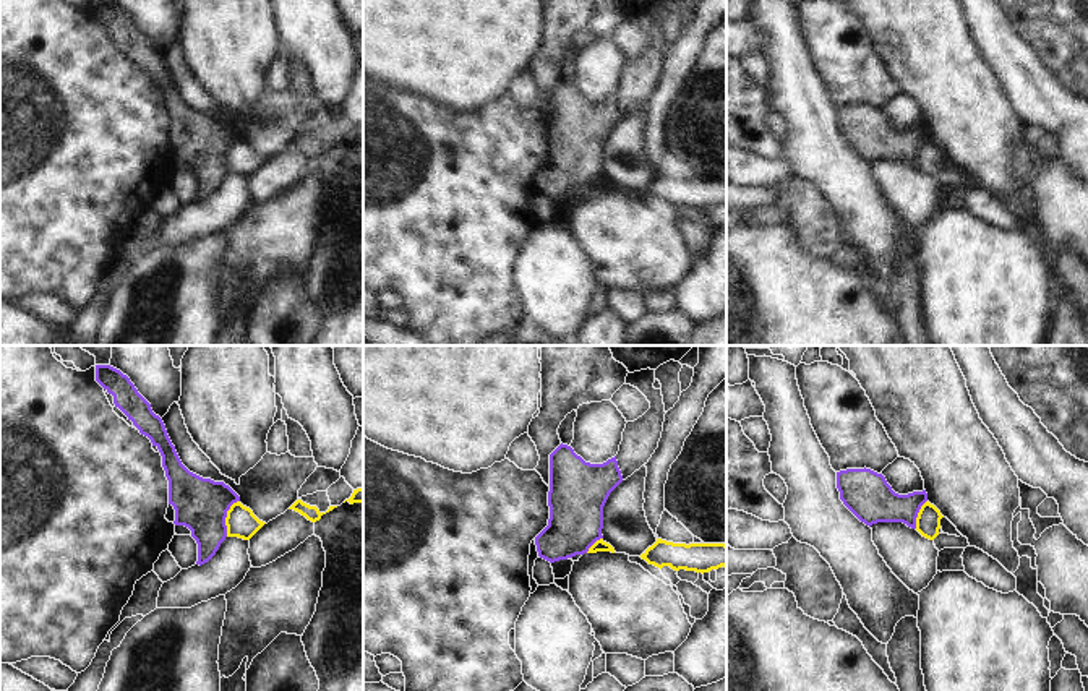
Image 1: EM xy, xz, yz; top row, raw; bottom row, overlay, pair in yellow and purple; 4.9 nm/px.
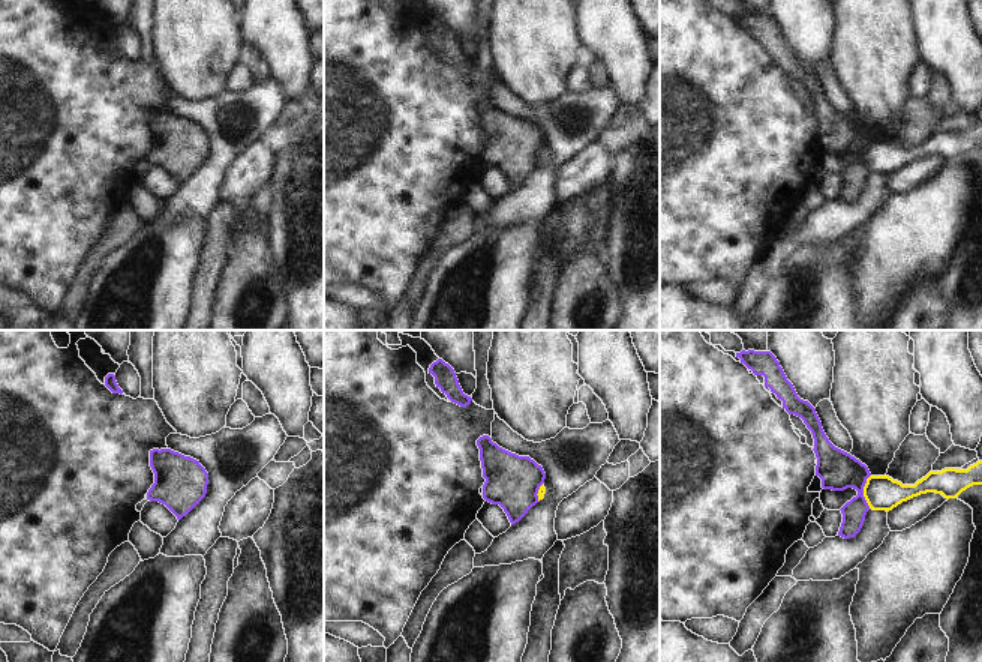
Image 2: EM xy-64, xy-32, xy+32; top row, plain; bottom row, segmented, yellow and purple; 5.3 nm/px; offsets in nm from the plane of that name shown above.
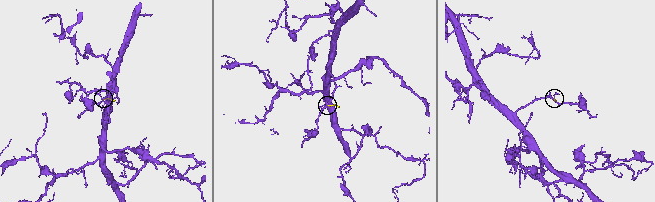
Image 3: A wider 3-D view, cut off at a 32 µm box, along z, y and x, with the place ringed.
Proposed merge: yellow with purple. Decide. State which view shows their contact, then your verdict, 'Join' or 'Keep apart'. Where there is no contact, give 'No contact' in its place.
Touches yellow in xy. Keep apart.

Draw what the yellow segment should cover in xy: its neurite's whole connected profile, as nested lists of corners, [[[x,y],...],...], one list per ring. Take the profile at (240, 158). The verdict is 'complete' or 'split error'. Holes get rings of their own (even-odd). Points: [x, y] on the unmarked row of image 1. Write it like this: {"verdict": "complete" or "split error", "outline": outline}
{"verdict": "complete", "outline": [[[240,138],[233,139],[227,148],[227,174],[250,177],[264,161],[266,159],[259,157],[253,148]]]}

